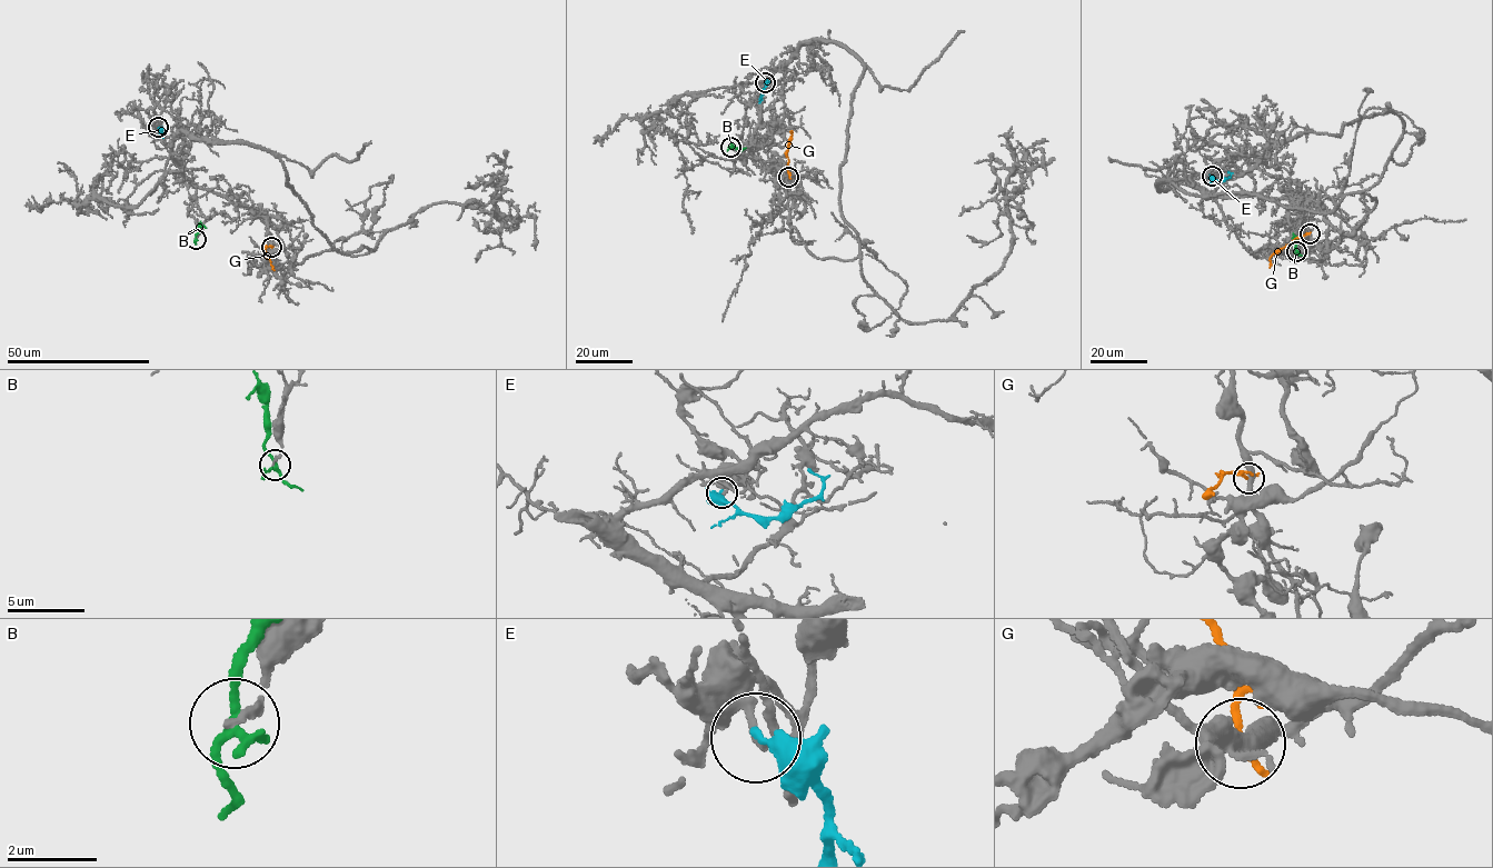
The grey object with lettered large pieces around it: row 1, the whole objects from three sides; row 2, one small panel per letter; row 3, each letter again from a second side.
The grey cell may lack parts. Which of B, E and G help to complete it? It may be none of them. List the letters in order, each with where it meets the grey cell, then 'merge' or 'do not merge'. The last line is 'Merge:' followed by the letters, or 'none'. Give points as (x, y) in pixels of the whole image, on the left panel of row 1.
B: meets grey at (196, 239); do not merge
E: meets grey at (158, 127); do not merge
G: meets grey at (271, 247); do not merge
Merge: none

